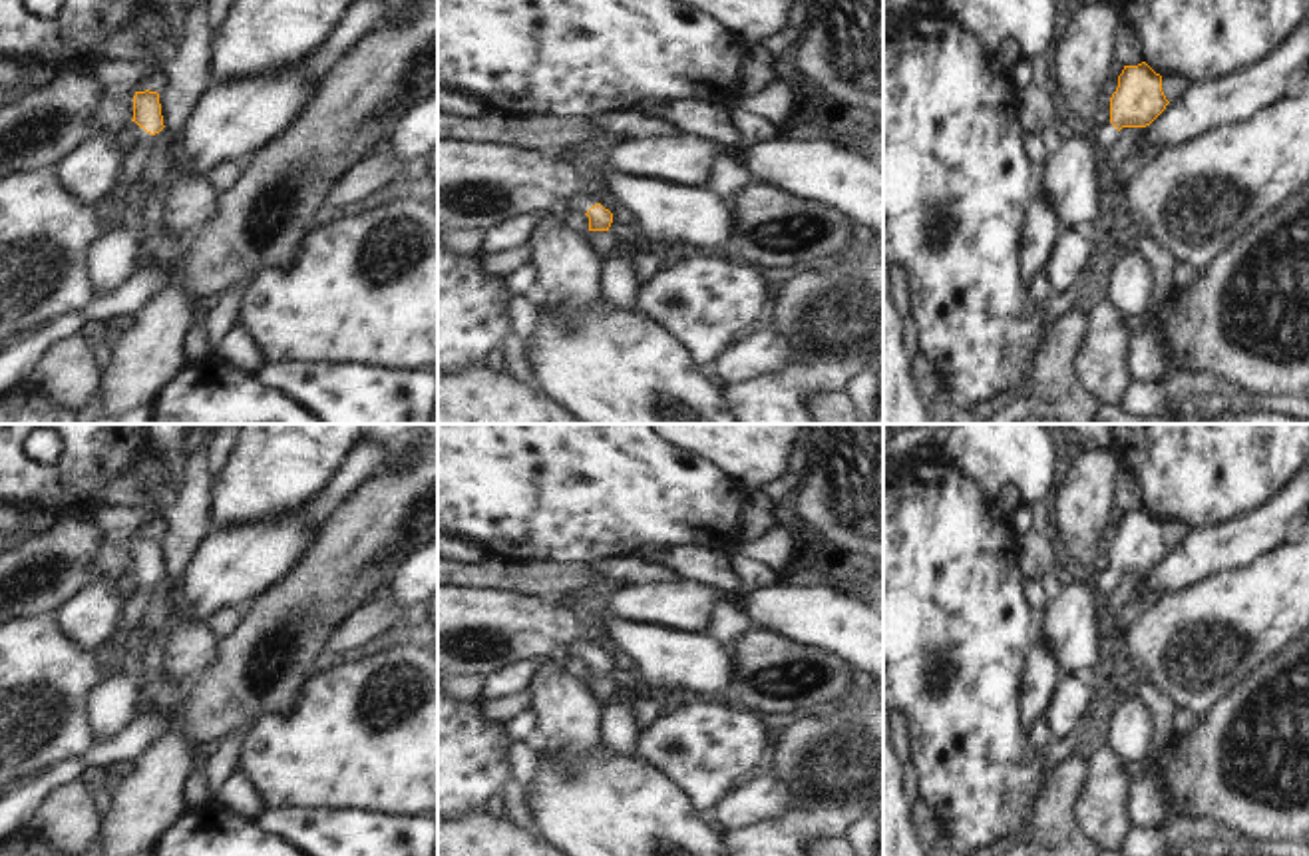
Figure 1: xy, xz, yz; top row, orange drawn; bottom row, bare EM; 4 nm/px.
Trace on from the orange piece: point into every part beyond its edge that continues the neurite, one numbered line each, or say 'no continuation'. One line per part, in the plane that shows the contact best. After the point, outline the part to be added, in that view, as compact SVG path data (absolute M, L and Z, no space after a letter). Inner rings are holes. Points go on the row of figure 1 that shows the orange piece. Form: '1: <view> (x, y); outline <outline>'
1: xy (132, 134); outline M131 121L115 133L115 145L121 151L129 151L137 143L151 141L151 137L151 133L147 133L143 127Z

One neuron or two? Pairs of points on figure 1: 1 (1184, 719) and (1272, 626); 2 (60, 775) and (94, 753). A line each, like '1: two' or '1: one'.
1: two
2: one

